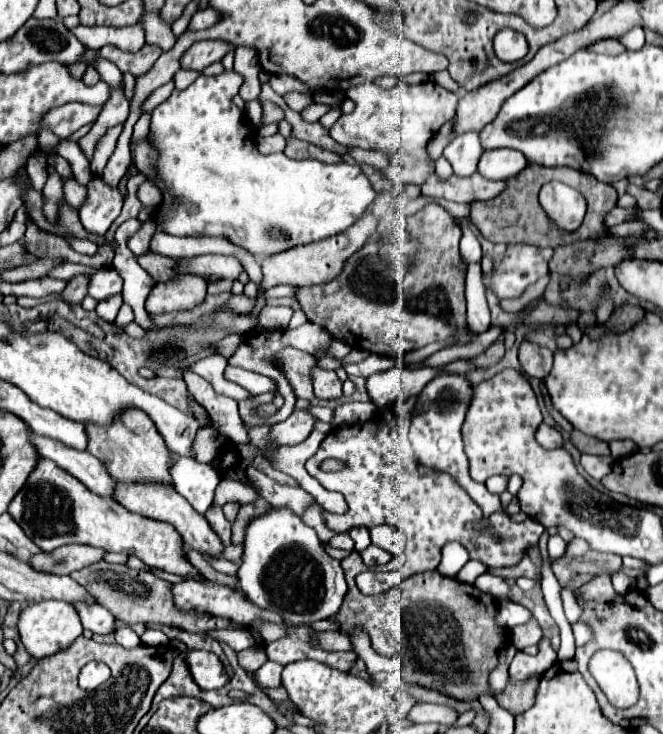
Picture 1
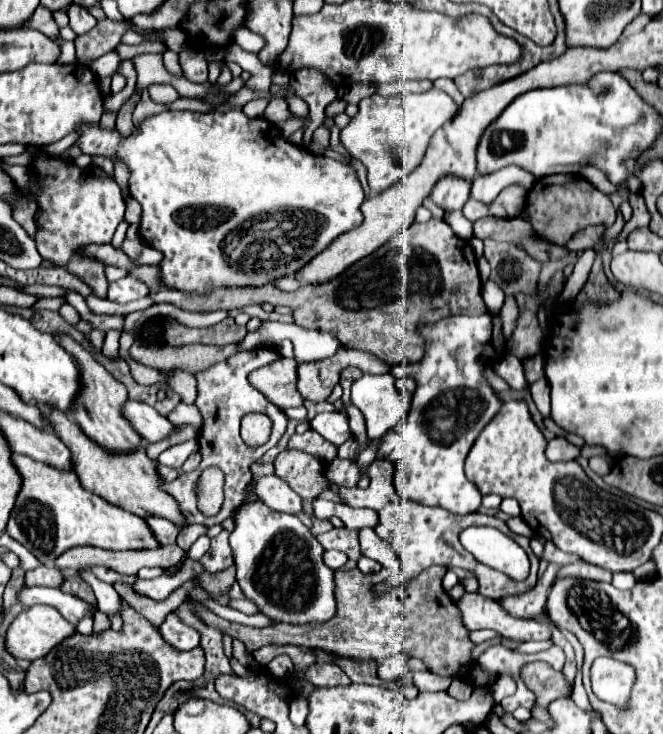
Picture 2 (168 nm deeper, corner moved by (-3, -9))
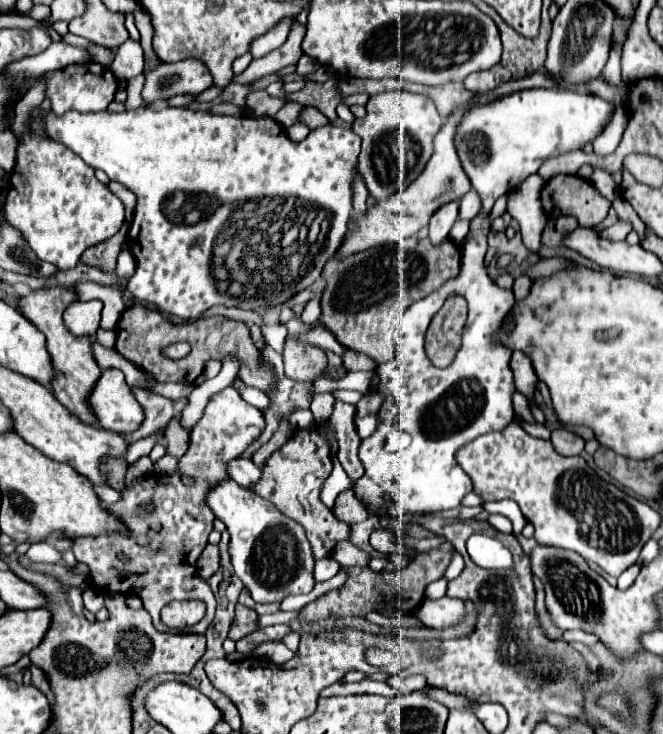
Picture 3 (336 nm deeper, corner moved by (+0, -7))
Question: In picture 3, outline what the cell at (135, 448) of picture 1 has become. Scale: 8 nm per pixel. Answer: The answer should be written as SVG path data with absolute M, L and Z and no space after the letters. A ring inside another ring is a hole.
M51 288L51 290L33 290L31 294L23 296L19 300L21 312L23 316L27 316L47 338L47 350L53 358L53 366L55 366L55 380L53 380L53 394L55 398L77 418L81 418L85 424L89 426L99 426L97 416L93 414L93 408L89 404L89 396L97 384L97 380L103 374L103 368L99 368L99 364L93 358L91 352L91 344L87 336L75 336L69 332L69 328L63 324L63 310L75 300L73 292L69 288Z

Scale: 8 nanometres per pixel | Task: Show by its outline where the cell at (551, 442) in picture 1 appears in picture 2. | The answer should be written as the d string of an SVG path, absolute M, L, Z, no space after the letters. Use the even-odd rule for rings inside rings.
M554 438L548 442L546 448L546 456L552 462L566 462L566 460L574 460L580 456L580 448L570 444L566 438Z

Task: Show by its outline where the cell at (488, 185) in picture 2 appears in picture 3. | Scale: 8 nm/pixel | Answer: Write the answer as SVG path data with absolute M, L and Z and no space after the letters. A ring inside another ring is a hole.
M469 190L461 200L459 200L459 216L465 220L475 218L475 214L481 212L481 200L475 190Z

